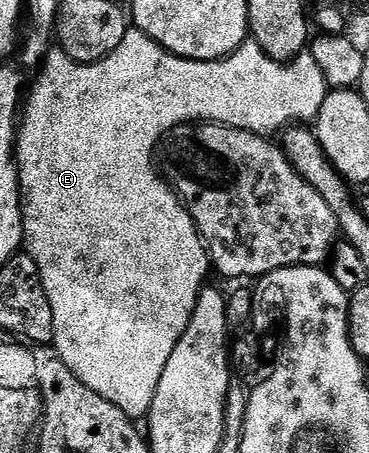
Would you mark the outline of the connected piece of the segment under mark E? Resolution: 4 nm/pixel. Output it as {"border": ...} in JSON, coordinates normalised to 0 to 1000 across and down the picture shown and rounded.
{"border":[[[366,62],[347,64],[341,79],[331,79],[331,97],[320,97],[320,106],[306,119],[287,124],[287,132],[220,146],[171,110],[146,106],[133,113],[103,161],[108,166],[100,168],[98,183],[89,190],[84,183],[81,205],[60,243],[60,267],[49,278],[43,371],[54,380],[54,435],[65,457],[65,543],[92,583],[103,583],[114,636],[125,636],[136,689],[146,689],[146,742],[138,762],[146,766],[146,779],[179,804],[179,812],[190,812],[190,821],[201,821],[201,830],[211,830],[211,839],[222,839],[233,857],[266,865],[266,874],[331,901],[331,909],[341,909],[347,923],[379,927],[417,892],[428,839],[439,839],[439,821],[450,821],[450,804],[461,804],[461,786],[472,786],[472,773],[482,768],[482,755],[493,751],[493,737],[504,733],[515,702],[526,698],[537,653],[558,638],[561,623],[553,620],[564,614],[564,596],[569,605],[564,545],[534,512],[515,468],[477,422],[428,382],[428,366],[417,355],[428,325],[474,289],[466,287],[474,278],[583,274],[675,287],[680,296],[737,300],[745,287],[759,291],[802,272],[843,272],[867,254],[894,192],[843,115],[813,119],[789,137],[748,137],[732,124],[721,124],[721,115],[710,115],[691,88],[675,88],[659,93],[650,108],[634,113],[621,128],[593,128],[588,137],[550,137],[466,119],[407,79]]]}

